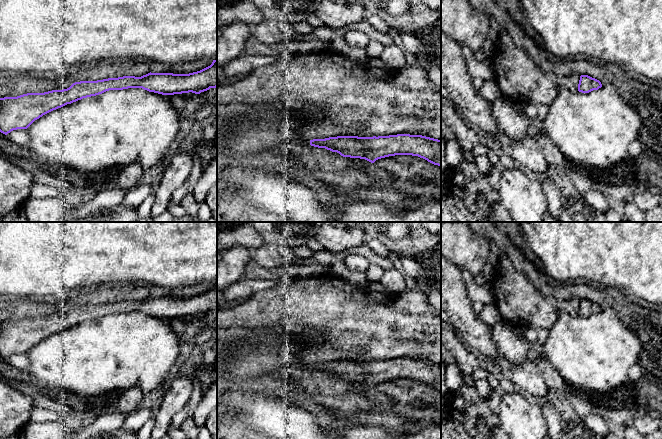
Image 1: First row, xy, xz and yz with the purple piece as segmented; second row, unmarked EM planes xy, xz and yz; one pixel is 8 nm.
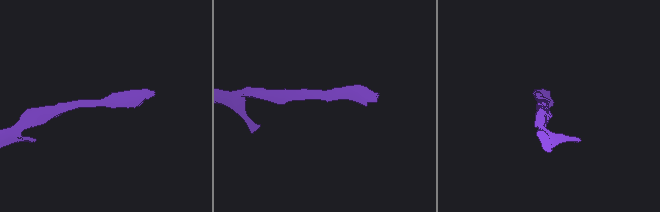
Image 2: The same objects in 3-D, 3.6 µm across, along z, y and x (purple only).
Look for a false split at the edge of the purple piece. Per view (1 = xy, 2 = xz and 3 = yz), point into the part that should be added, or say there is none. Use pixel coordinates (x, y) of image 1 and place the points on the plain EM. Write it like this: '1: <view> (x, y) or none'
1: none
2: none
3: none

